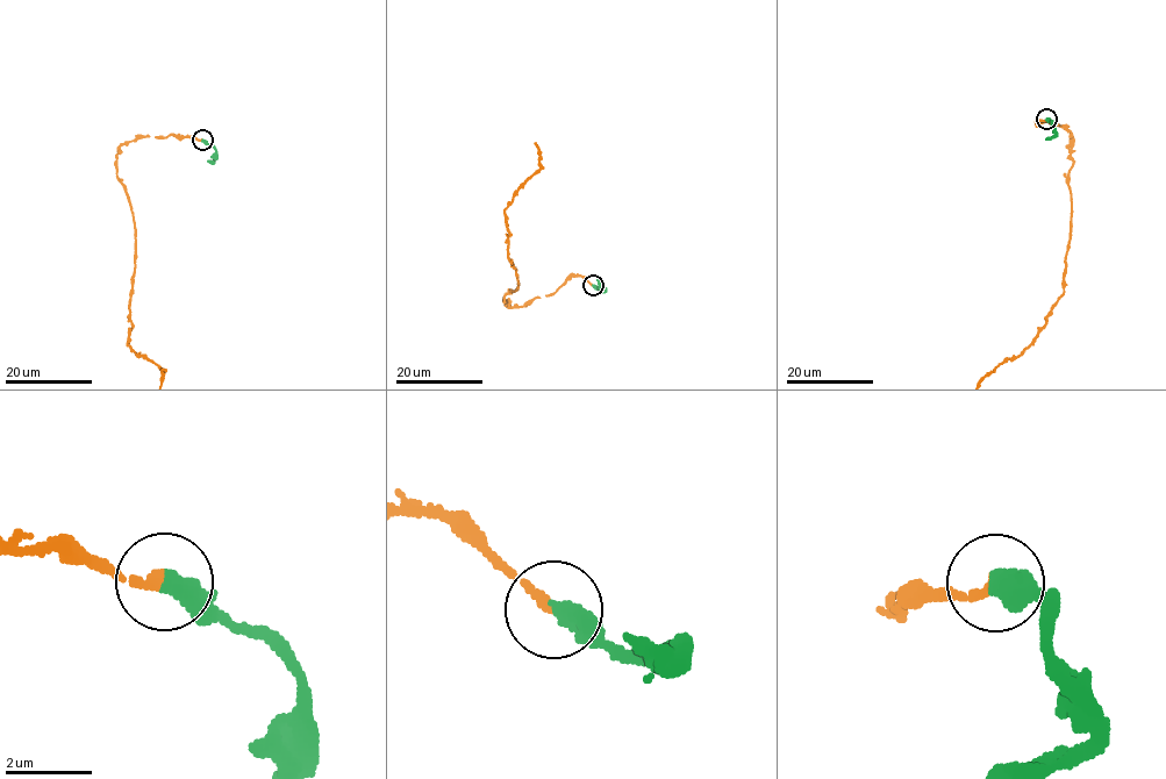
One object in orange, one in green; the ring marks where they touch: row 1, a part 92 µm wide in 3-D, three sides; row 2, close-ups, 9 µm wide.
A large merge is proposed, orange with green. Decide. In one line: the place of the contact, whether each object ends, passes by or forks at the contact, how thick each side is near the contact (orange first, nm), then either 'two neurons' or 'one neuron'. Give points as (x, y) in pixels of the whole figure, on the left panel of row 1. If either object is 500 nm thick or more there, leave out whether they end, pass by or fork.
at (202, 140); orange ends there; green ends there; 200 nm thick on the orange side, 480 nm on the other; one neuron

